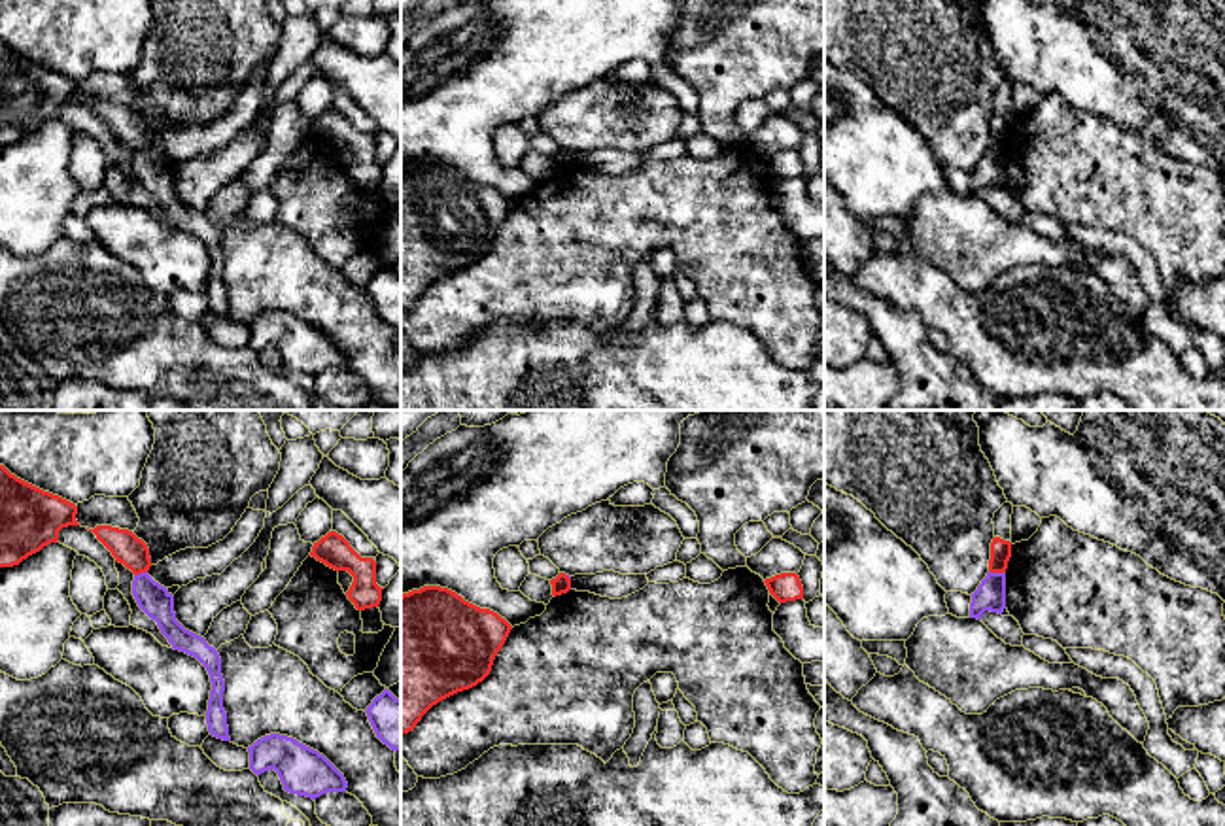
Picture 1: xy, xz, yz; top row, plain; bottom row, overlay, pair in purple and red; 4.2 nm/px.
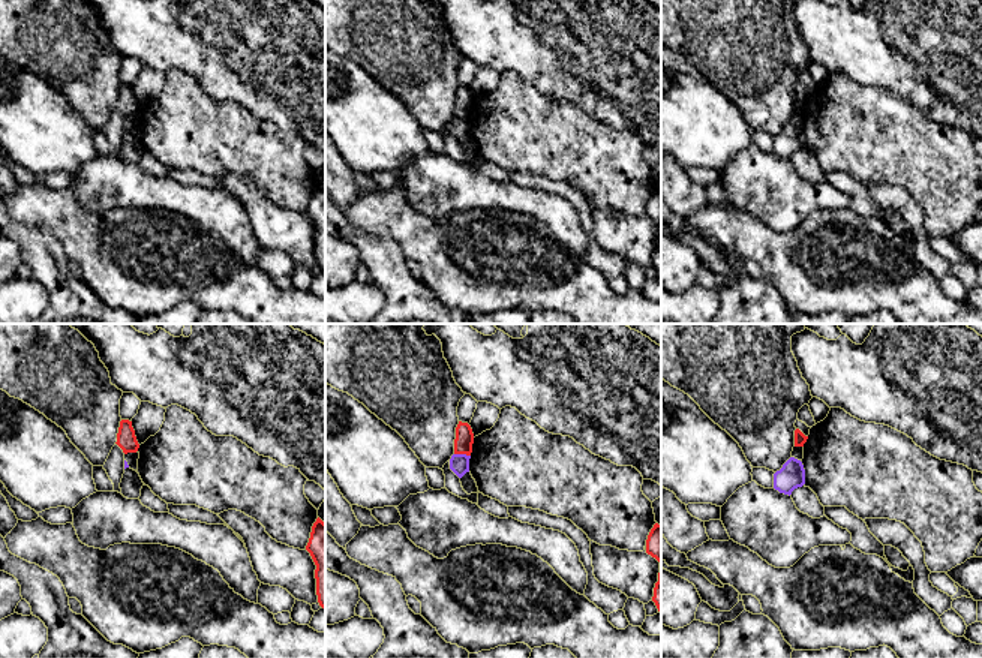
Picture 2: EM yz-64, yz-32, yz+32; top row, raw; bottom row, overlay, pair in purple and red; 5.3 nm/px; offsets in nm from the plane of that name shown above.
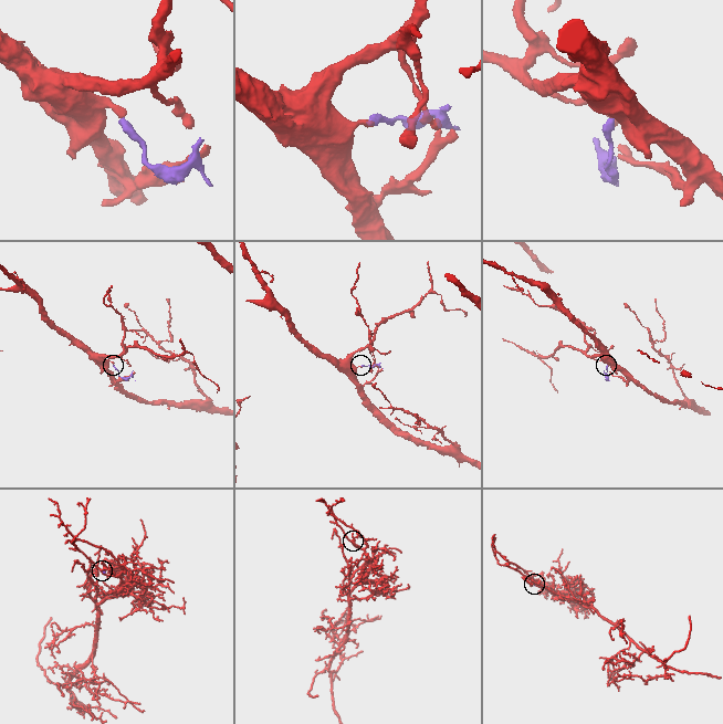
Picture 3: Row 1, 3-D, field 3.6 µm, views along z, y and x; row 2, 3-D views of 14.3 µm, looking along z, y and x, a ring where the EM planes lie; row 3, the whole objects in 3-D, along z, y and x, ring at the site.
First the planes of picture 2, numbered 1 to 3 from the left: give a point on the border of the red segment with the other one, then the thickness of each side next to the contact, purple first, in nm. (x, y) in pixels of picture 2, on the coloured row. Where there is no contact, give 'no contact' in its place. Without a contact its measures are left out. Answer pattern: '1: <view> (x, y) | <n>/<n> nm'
1: no contact
2: yz-32 (462, 454) | 110/100 nm
3: no contact

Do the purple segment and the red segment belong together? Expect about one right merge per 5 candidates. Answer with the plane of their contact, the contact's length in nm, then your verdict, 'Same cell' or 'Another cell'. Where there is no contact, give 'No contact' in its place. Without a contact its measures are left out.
Touches purple in yz. Shared border 70 nm. Another cell

